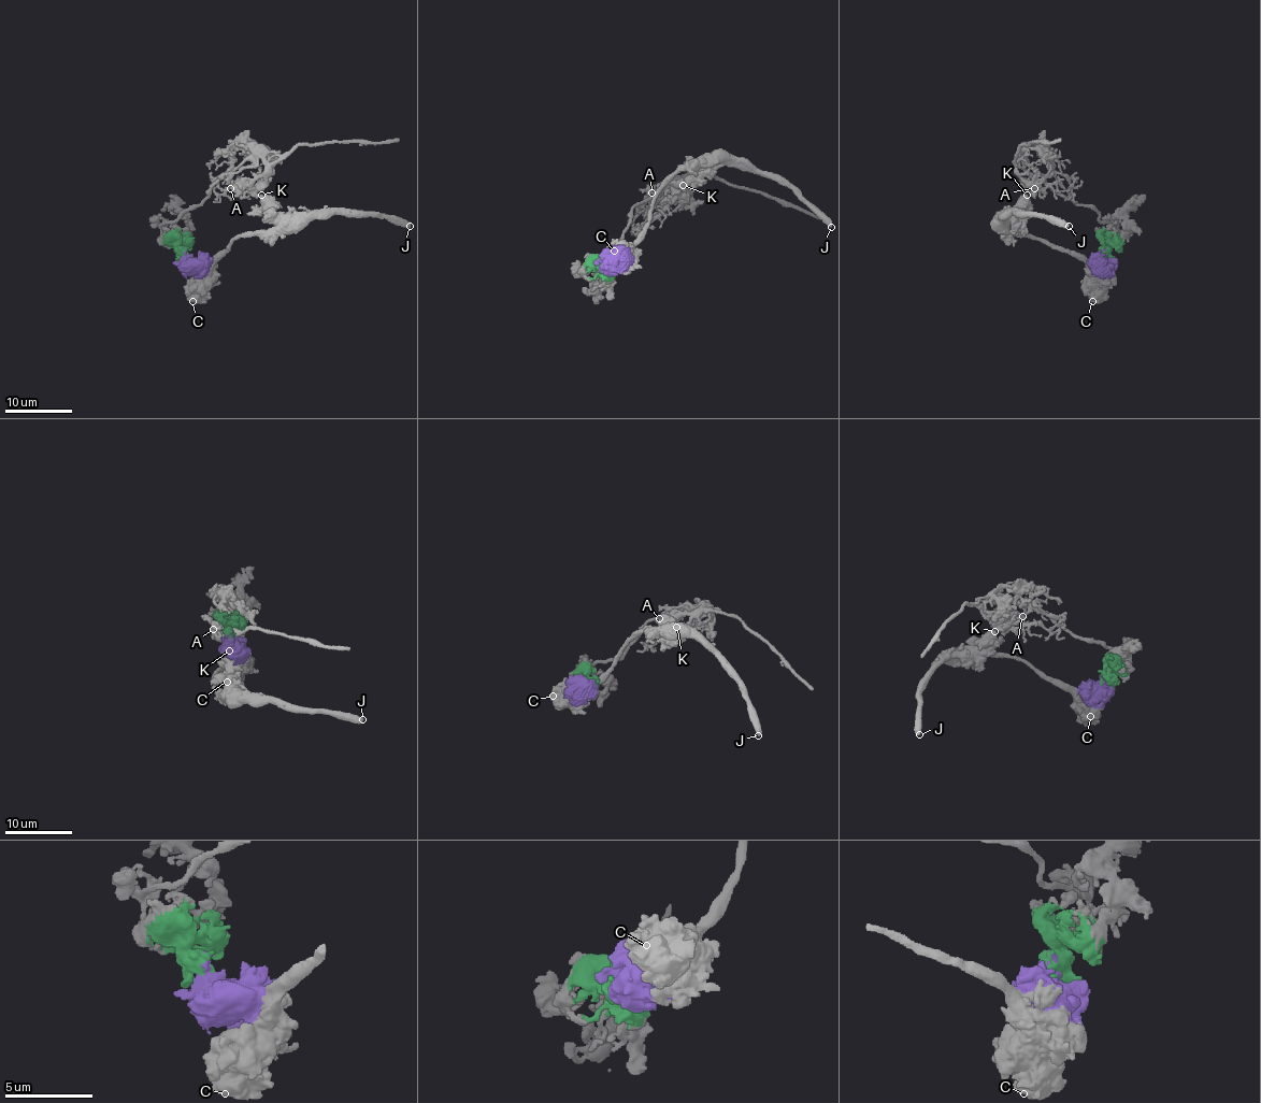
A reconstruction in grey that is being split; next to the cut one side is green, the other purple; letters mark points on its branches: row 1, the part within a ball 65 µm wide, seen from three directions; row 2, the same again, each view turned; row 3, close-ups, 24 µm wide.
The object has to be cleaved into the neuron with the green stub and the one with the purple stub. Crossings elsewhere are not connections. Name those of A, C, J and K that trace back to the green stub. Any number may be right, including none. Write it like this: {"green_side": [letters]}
{"green_side": ["A"]}

